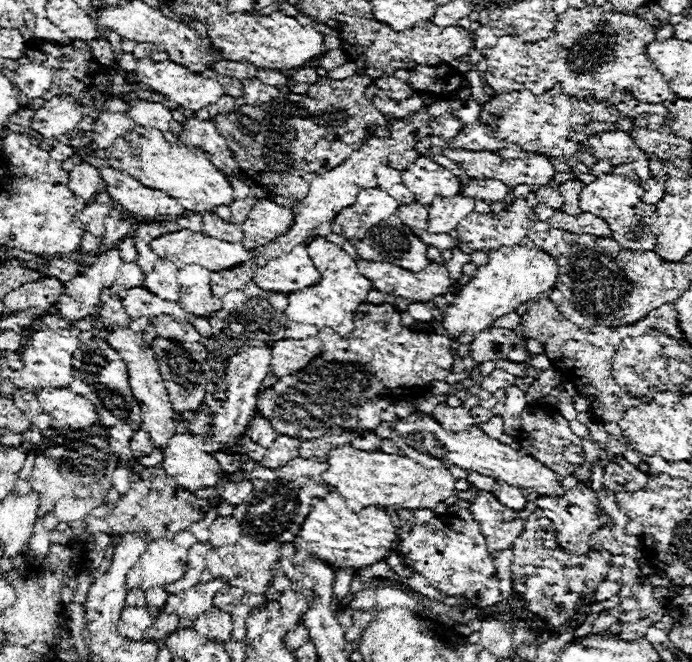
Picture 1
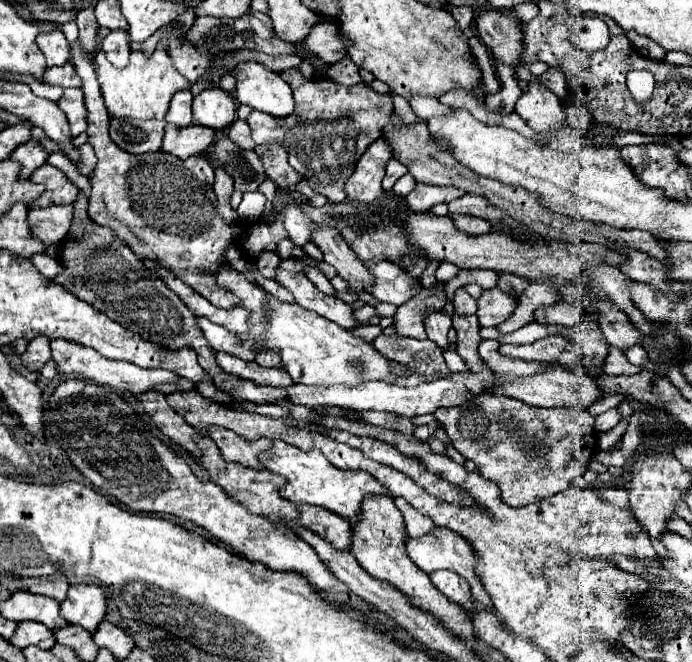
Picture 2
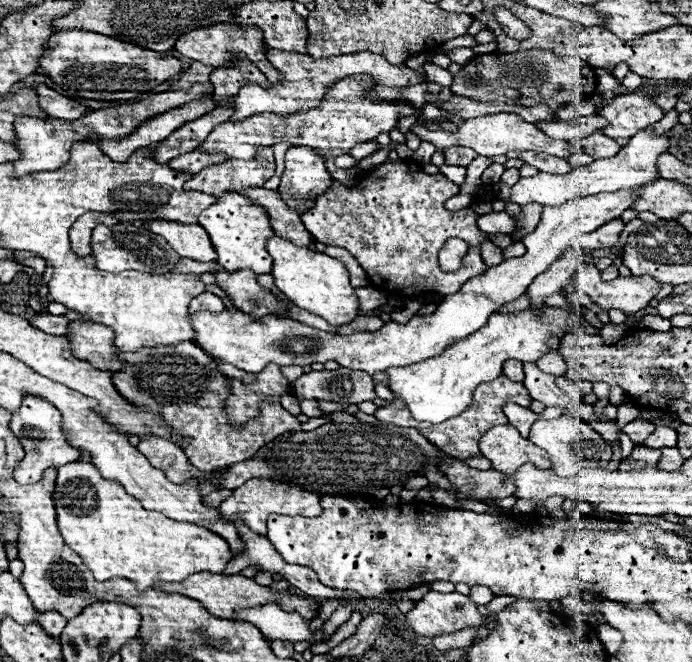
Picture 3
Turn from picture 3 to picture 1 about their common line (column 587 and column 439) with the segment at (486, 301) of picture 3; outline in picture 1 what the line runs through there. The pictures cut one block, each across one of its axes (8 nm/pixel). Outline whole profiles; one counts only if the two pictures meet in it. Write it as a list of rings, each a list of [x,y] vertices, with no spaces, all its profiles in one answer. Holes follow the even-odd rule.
[[[458,194],[446,200],[444,196],[438,196],[438,200],[434,200],[428,208],[428,232],[448,234],[470,212],[474,212],[474,198]]]

